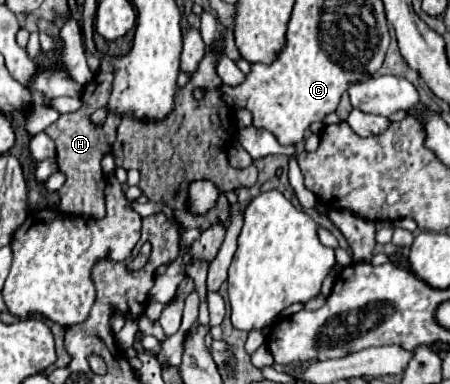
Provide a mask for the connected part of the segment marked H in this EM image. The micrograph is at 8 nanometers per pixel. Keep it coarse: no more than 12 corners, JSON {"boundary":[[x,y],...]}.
{"boundary":[[113,73],[83,87],[83,105],[51,123],[57,145],[59,209],[105,215],[101,157],[121,117],[91,115],[109,103]]}

